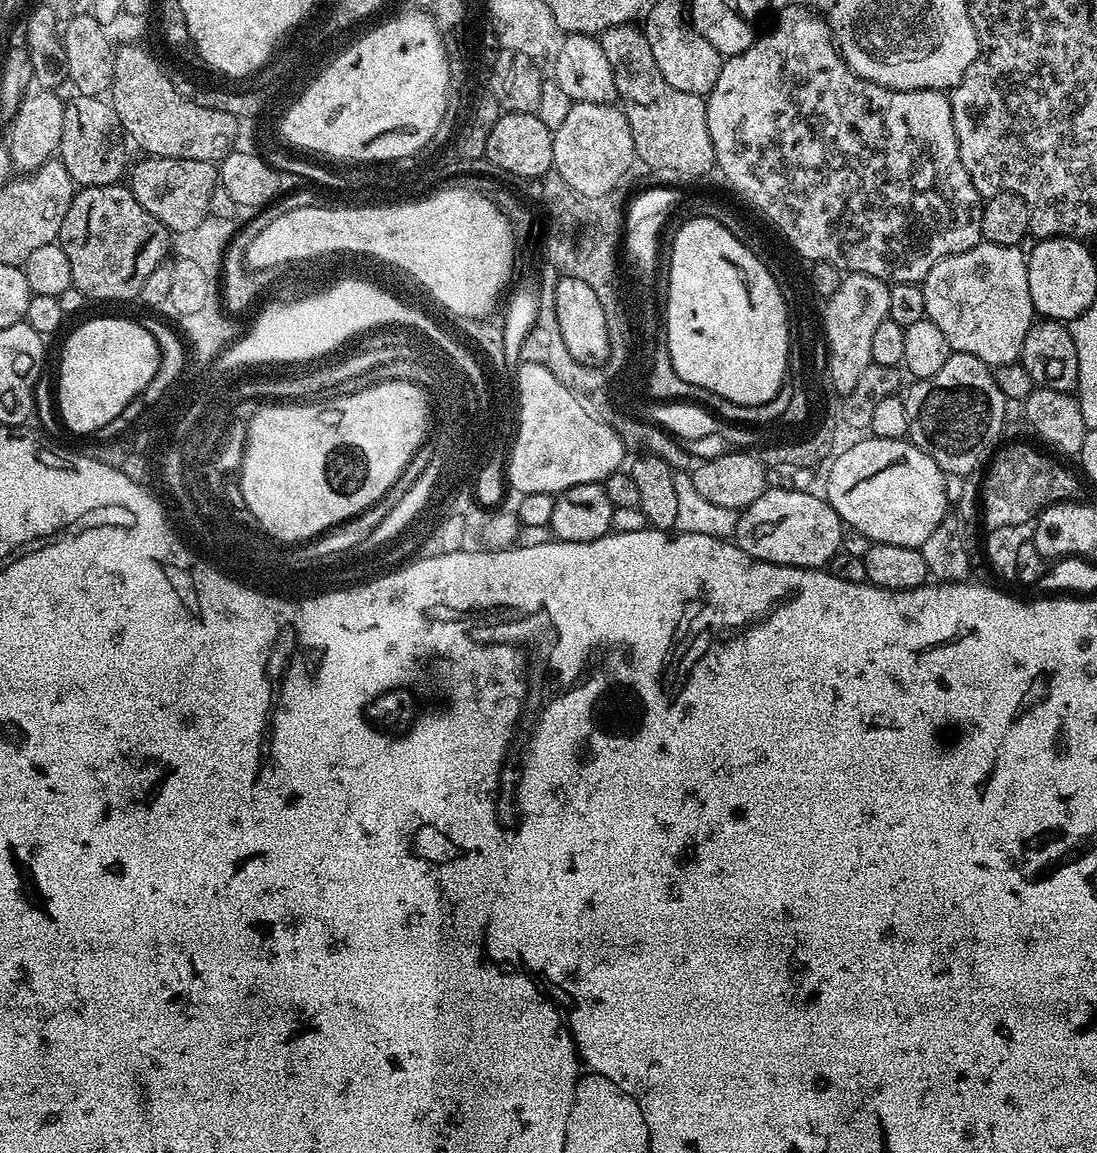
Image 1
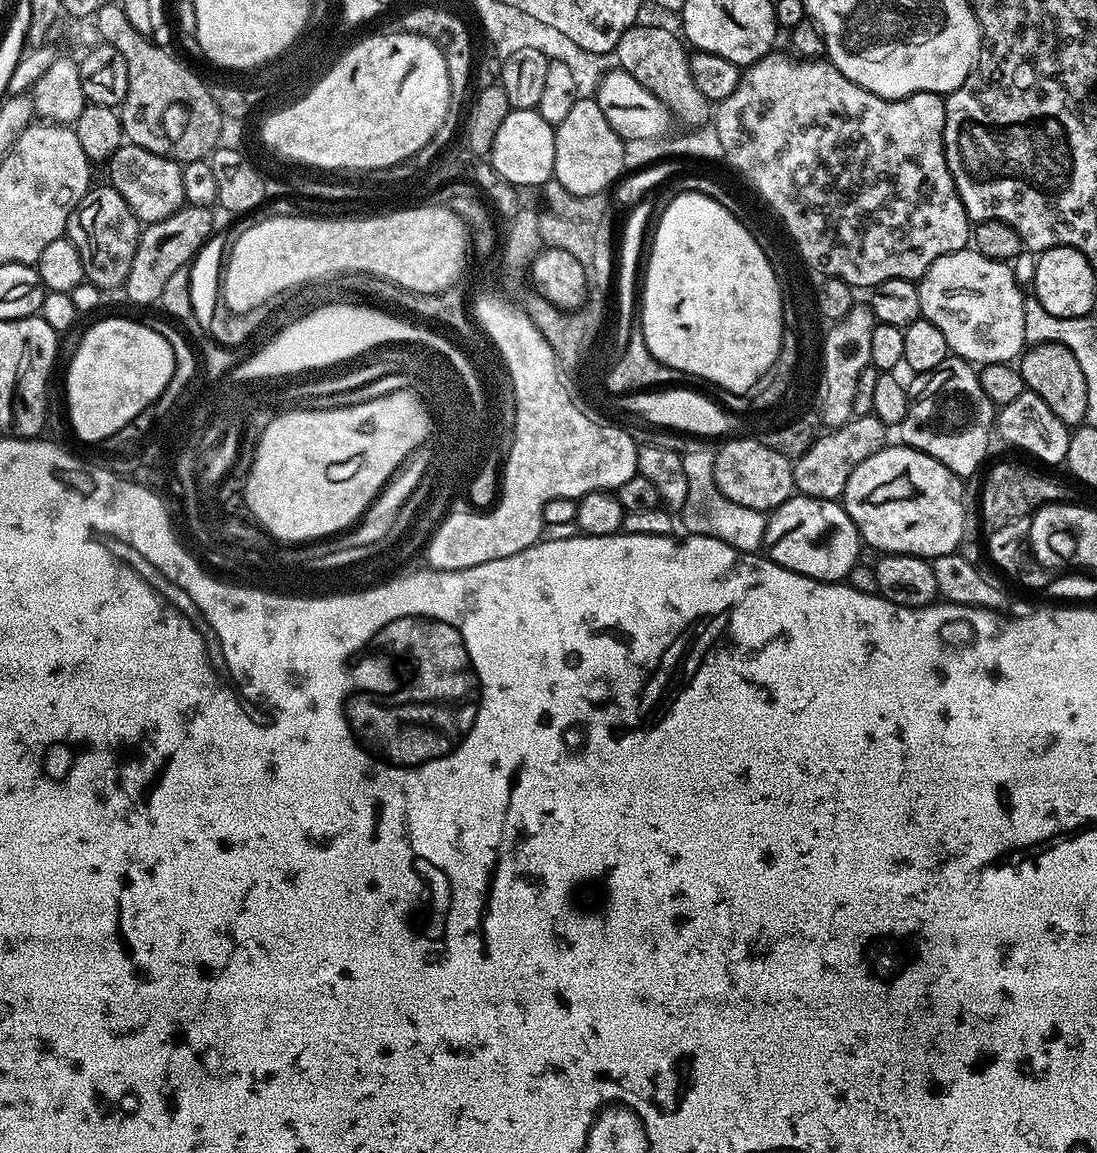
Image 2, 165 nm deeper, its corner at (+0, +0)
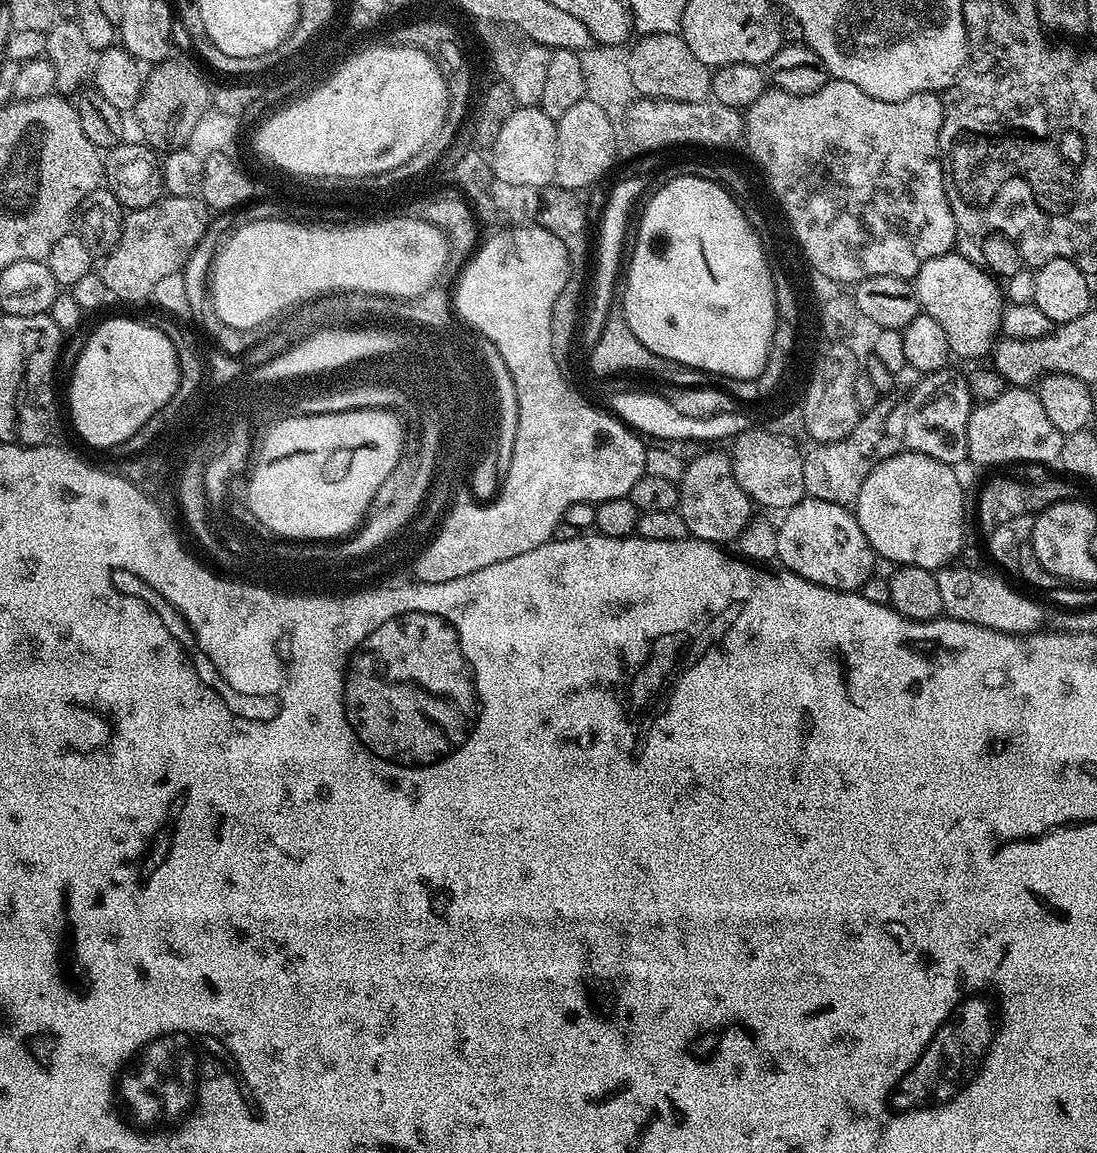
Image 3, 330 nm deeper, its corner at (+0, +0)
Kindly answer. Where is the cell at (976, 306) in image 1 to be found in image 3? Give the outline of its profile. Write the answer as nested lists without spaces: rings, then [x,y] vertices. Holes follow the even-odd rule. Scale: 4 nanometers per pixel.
[[[959,254],[930,258],[918,270],[914,287],[923,315],[935,318],[946,330],[953,357],[976,362],[979,356],[987,357],[996,347],[1006,300],[1000,297],[1000,288],[995,283],[999,284],[991,272]]]

